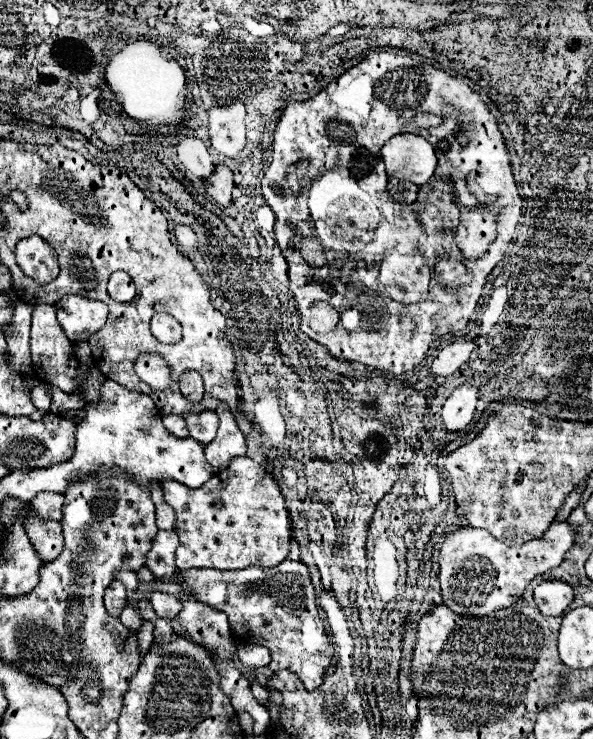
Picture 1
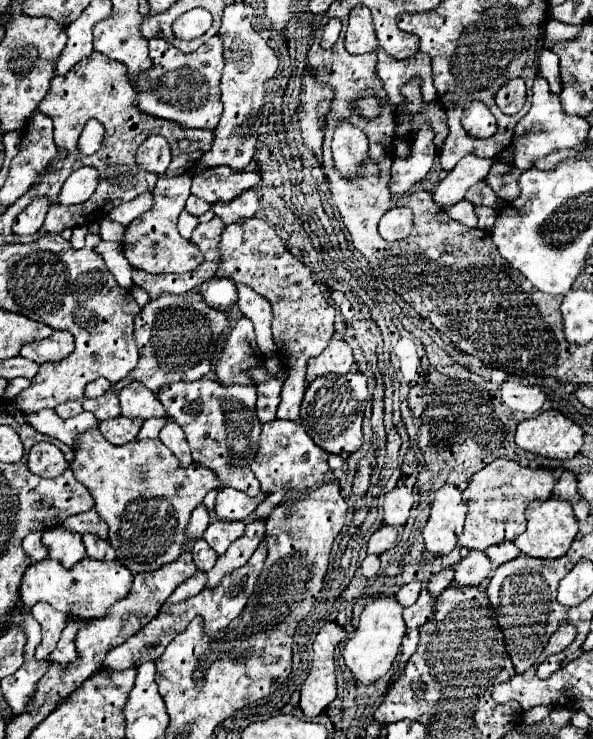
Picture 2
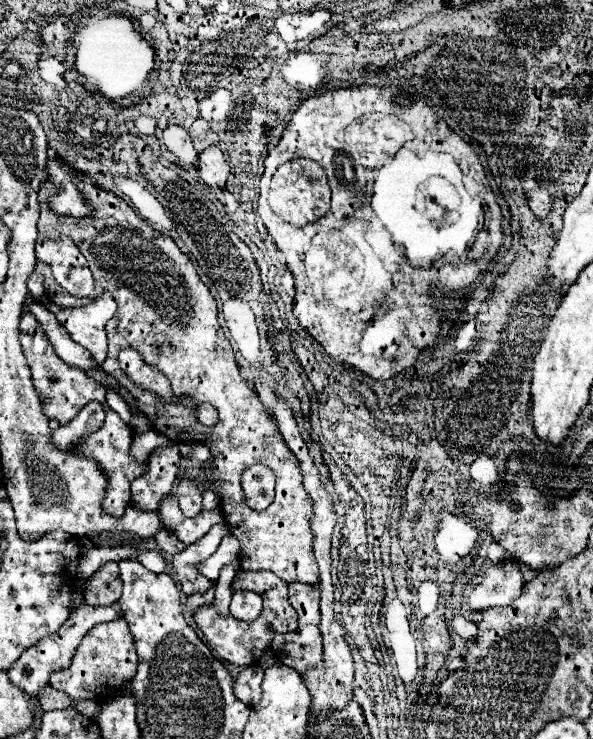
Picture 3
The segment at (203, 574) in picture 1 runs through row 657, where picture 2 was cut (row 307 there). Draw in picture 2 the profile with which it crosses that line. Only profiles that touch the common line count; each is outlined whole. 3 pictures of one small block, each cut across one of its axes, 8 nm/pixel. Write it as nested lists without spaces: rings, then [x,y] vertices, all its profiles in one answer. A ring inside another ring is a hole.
[[[256,216],[224,228],[220,241],[220,266],[216,276],[248,284],[254,292],[258,292],[272,304],[274,344],[288,374],[282,388],[278,418],[298,420],[300,402],[306,390],[306,364],[312,356],[318,356],[330,342],[334,334],[334,308],[322,296],[310,268],[282,244],[274,228],[268,226],[266,220]]]

